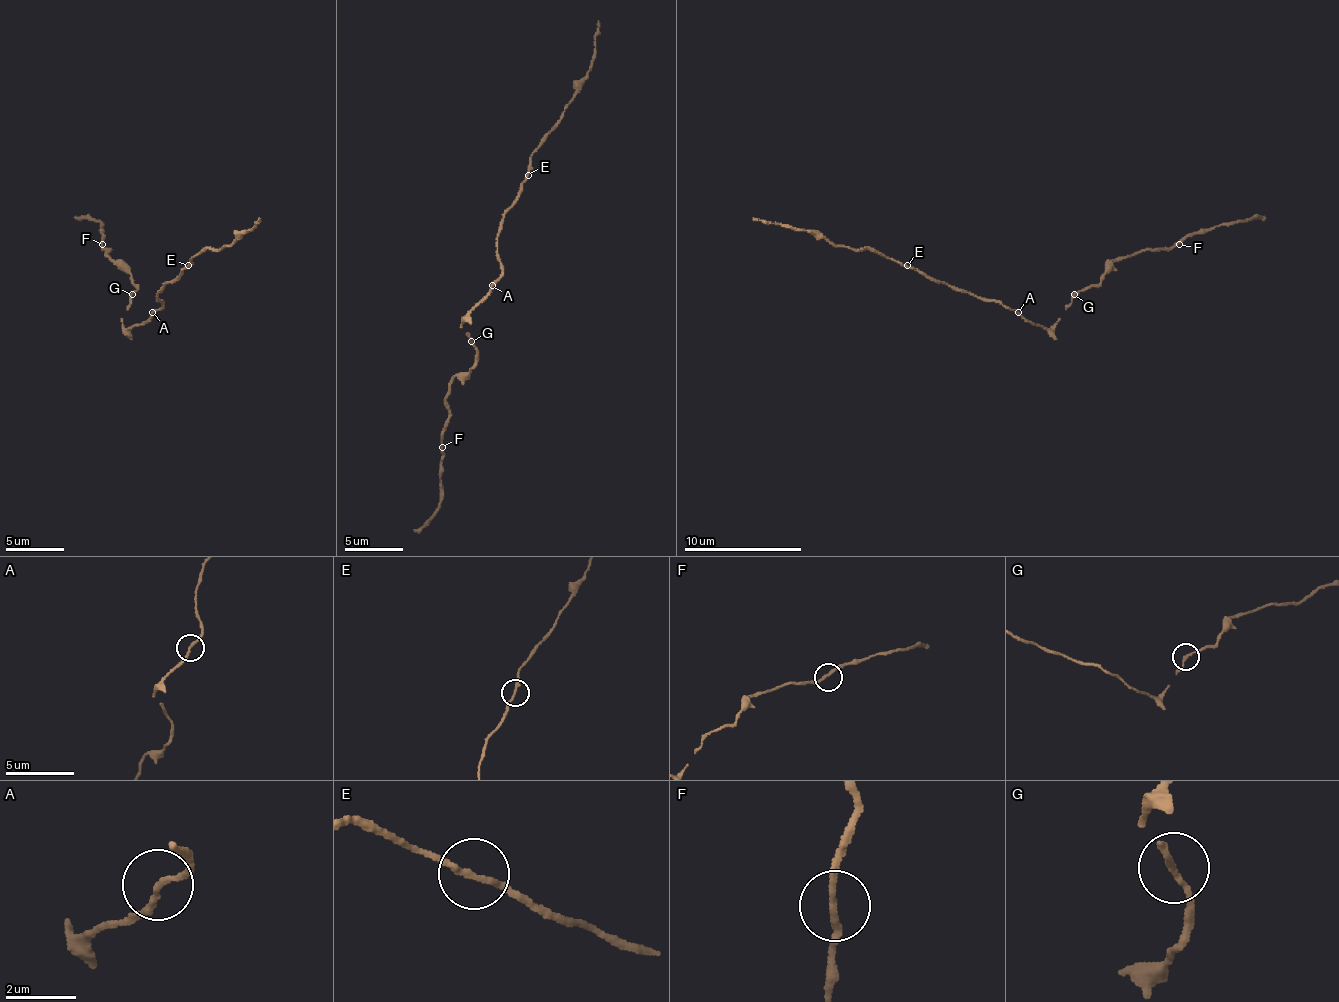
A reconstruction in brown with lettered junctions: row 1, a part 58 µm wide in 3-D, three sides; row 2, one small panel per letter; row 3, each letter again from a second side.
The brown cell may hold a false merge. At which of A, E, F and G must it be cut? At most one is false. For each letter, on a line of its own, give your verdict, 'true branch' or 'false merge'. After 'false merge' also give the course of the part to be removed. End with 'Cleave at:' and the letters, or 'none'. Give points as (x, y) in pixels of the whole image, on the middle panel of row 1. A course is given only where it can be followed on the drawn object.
A: true branch
E: true branch
F: true branch
G: true branch
Cleave at: none

